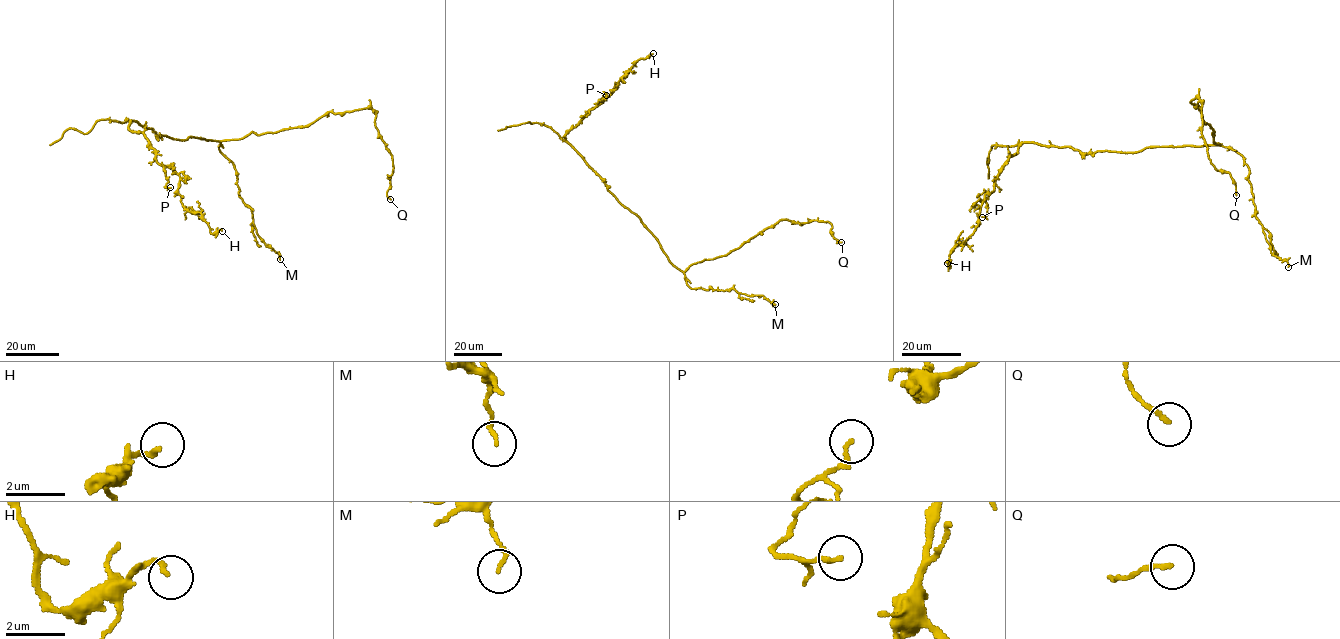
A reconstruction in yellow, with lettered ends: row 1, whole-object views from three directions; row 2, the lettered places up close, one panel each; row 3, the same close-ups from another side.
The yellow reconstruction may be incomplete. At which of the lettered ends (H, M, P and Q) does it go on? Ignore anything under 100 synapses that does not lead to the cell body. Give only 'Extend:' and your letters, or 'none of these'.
Extend: none of these

